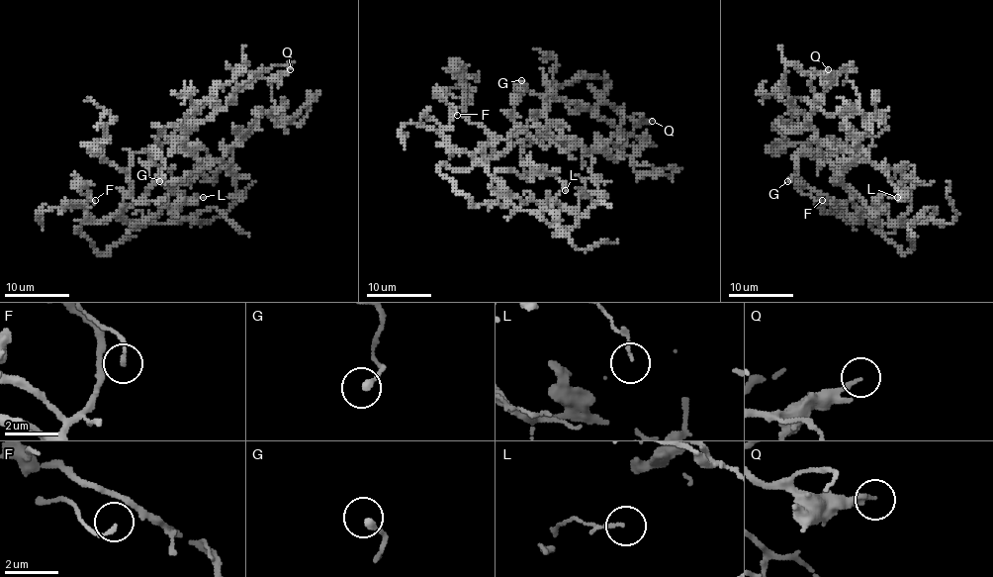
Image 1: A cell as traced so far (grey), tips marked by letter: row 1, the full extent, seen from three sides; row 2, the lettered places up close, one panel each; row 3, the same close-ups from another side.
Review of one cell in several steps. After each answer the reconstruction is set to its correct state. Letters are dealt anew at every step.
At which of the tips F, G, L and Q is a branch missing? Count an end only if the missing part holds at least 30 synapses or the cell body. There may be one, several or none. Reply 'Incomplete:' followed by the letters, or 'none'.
Incomplete: none

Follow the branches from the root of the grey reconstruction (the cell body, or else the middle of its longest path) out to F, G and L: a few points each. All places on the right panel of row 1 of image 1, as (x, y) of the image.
F: (844, 187), (858, 195), (868, 216), (856, 221), (831, 198), (809, 187), (799, 190), (818, 203), (822, 200)
G: (844, 187), (835, 164), (822, 161), (815, 153), (802, 151), (795, 161), (797, 172), (787, 181)
L: (844, 187), (858, 195), (879, 226), (876, 220), (884, 208), (879, 198), (897, 197)

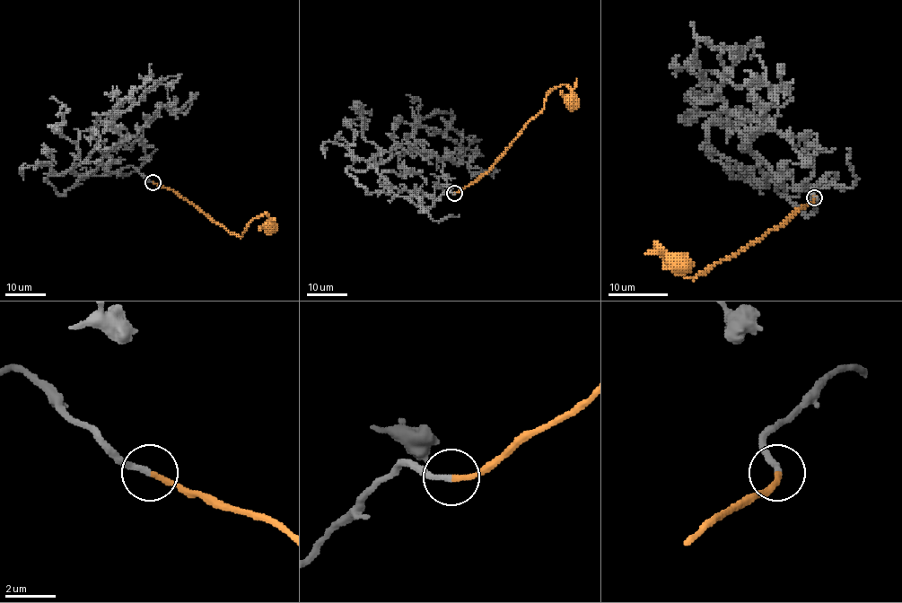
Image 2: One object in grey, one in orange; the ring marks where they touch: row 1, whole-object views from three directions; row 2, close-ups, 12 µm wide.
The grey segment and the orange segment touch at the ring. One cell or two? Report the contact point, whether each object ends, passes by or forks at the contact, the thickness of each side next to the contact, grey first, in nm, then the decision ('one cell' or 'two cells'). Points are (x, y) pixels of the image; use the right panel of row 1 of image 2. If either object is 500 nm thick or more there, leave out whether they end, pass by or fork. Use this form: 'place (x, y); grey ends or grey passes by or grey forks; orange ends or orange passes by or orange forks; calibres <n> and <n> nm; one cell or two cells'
place (814, 197); grey ends; orange ends; calibres 240 and 220 nm; one cell

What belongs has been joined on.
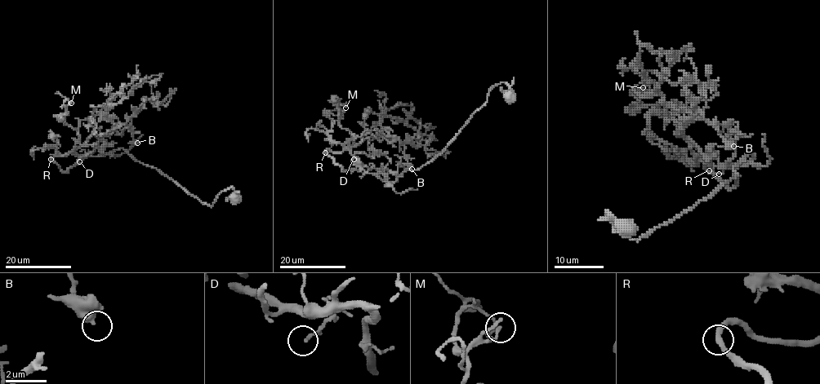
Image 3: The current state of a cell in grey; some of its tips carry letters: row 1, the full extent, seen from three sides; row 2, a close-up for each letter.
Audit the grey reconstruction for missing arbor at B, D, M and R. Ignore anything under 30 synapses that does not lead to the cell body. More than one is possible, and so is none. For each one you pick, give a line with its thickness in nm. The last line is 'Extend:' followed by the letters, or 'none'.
Extend: none

